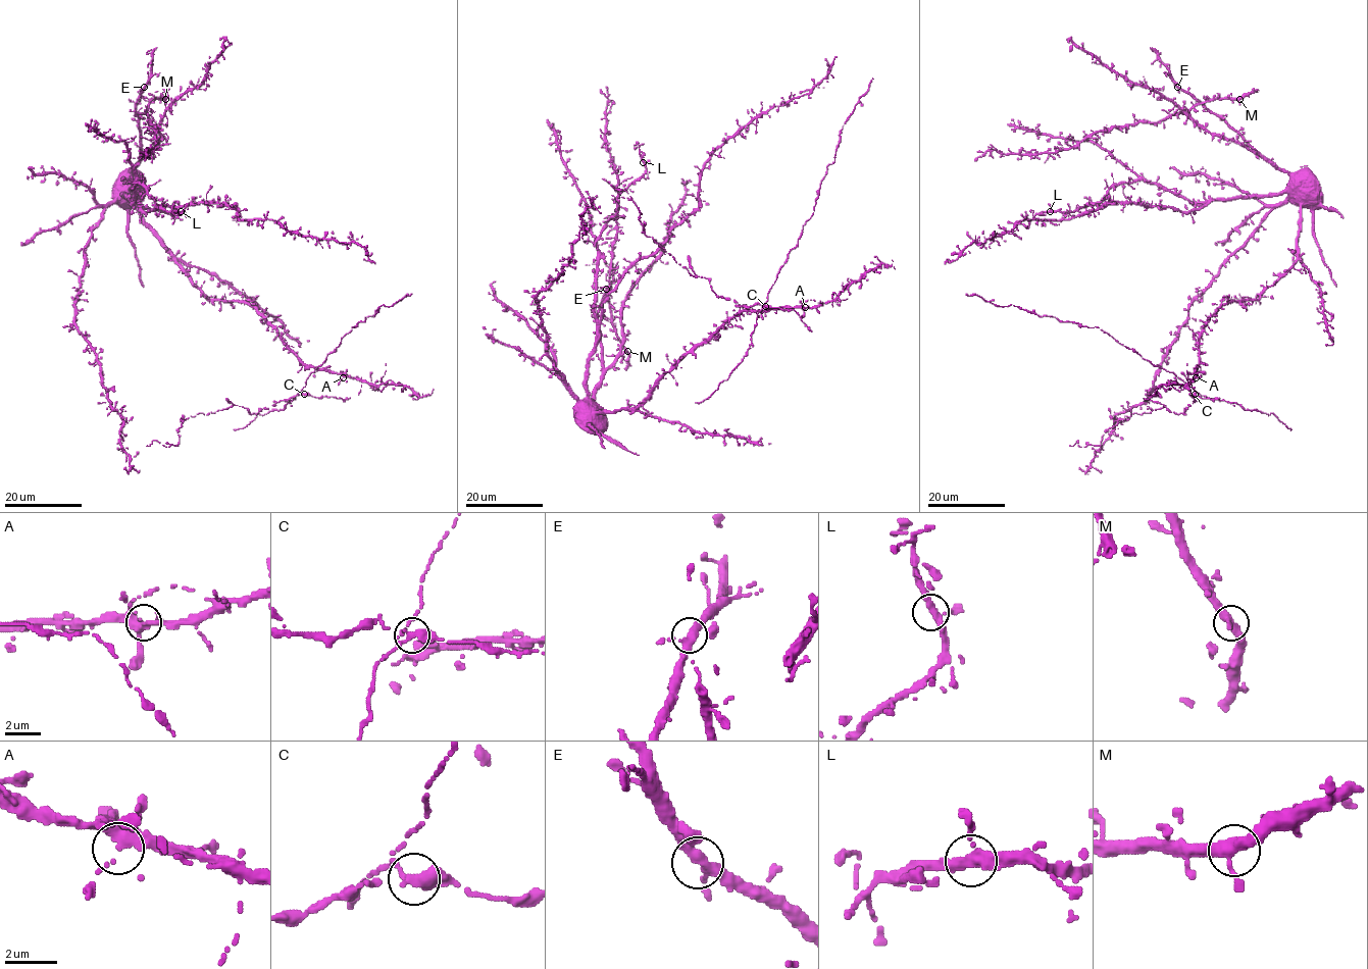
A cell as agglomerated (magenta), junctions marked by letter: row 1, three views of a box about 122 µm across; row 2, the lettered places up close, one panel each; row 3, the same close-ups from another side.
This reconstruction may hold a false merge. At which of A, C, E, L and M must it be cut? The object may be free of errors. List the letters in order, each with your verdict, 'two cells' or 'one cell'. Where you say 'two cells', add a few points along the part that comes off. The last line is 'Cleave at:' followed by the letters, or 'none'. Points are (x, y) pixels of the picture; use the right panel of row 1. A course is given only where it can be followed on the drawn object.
A: one cell
C: two cells; course (1195, 395), (1183, 414), (1165, 406), (1134, 413), (1107, 430), (1100, 445), (1080, 447), (1077, 440), (1069, 446)
E: one cell
L: one cell
M: one cell
Cleave at: C

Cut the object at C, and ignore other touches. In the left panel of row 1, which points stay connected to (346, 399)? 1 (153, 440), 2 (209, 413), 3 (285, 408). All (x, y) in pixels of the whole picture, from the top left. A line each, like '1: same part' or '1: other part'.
1: same part
2: same part
3: other part

